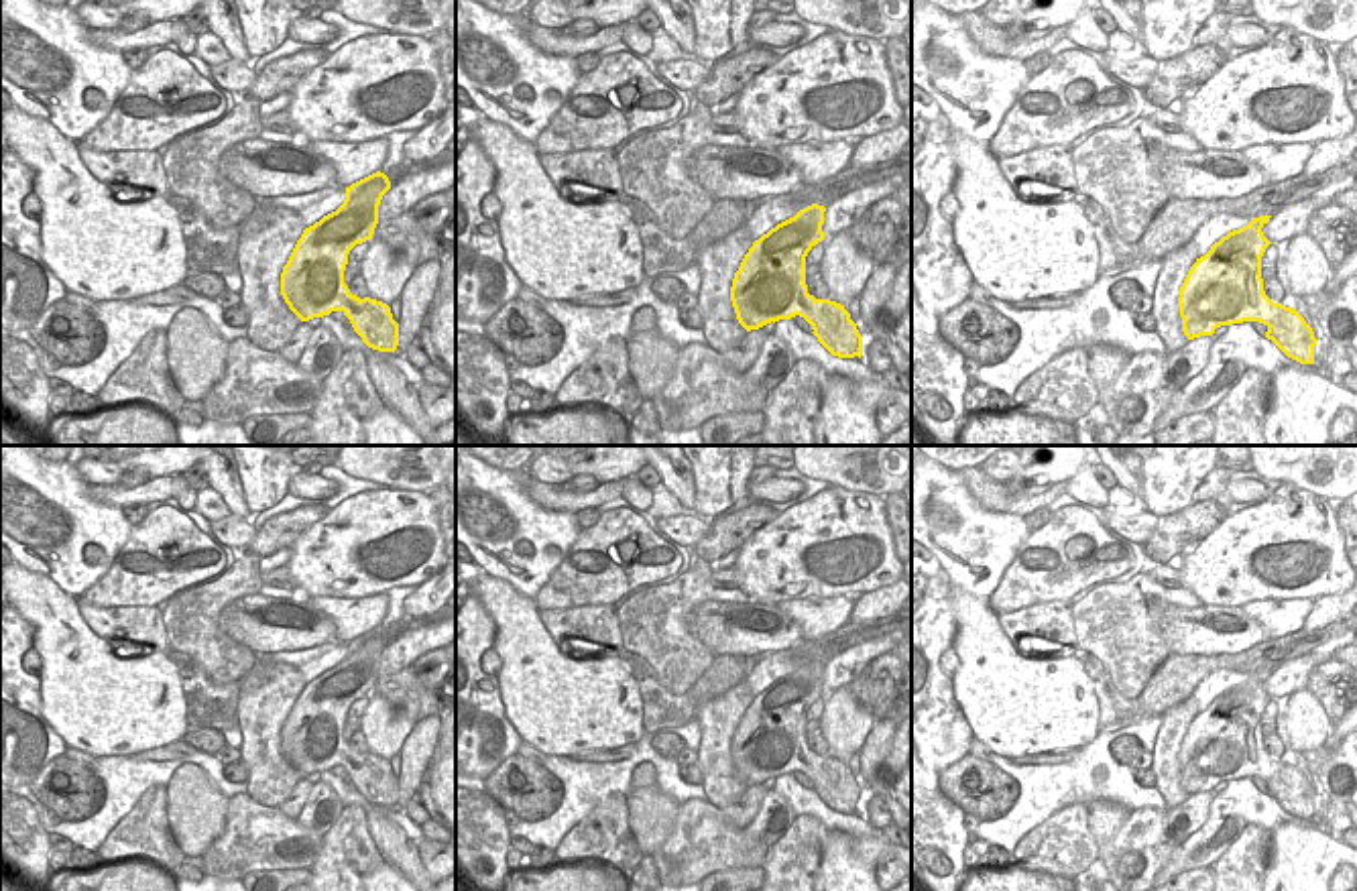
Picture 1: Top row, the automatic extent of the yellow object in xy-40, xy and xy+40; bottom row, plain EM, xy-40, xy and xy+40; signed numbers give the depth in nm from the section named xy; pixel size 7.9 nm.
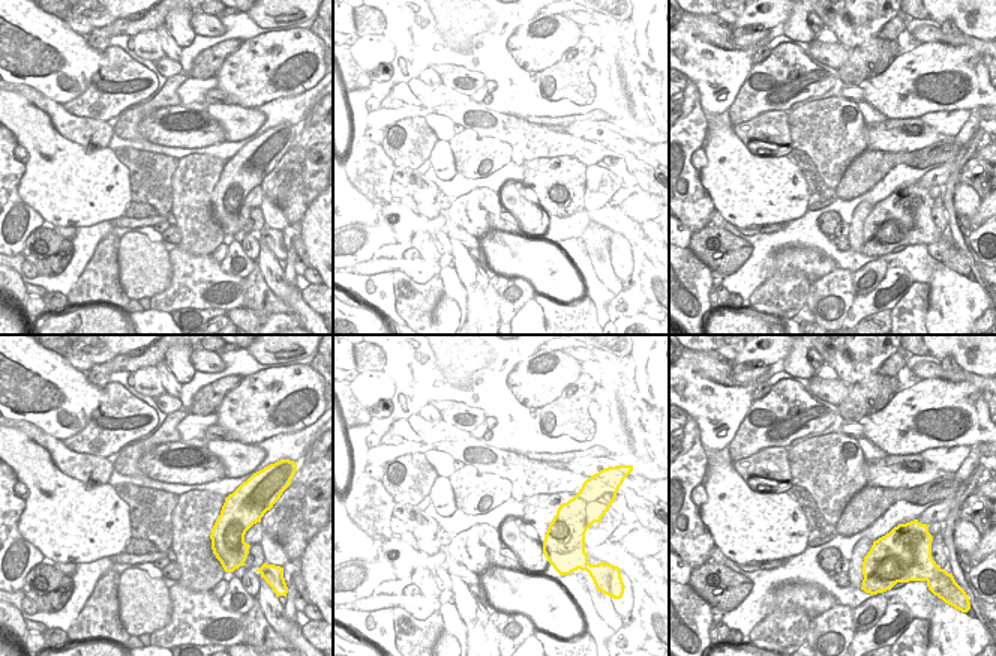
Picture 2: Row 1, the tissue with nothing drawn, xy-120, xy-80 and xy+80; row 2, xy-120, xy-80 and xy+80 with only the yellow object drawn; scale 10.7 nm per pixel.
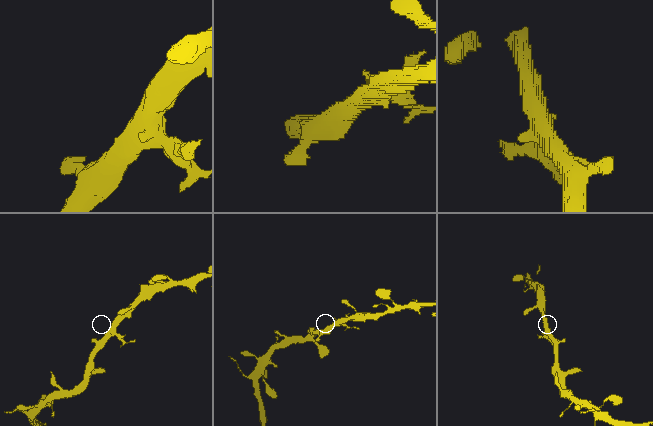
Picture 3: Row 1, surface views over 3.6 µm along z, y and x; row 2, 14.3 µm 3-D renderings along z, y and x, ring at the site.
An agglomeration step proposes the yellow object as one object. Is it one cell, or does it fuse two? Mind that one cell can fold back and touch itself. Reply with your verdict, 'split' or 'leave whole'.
leave whole

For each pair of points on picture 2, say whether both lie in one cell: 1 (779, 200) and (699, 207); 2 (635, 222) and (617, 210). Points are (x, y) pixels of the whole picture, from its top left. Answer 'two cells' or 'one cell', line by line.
1: two cells
2: two cells

